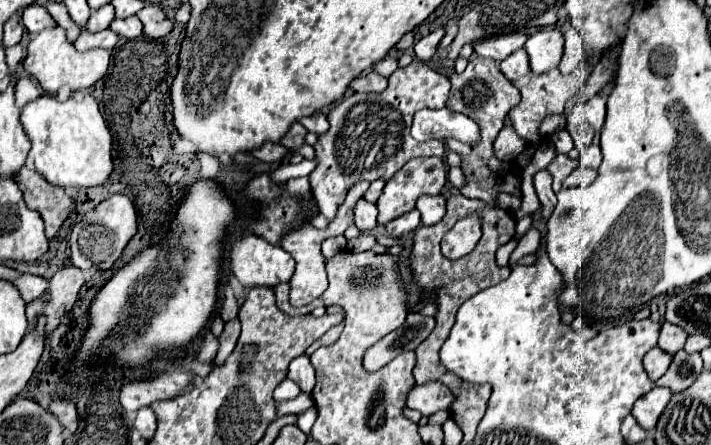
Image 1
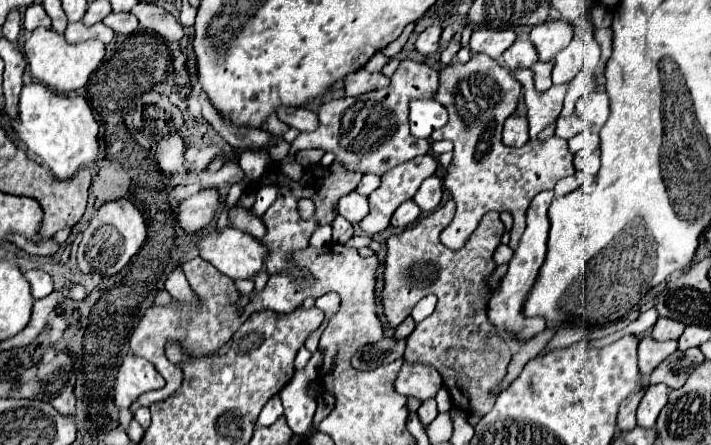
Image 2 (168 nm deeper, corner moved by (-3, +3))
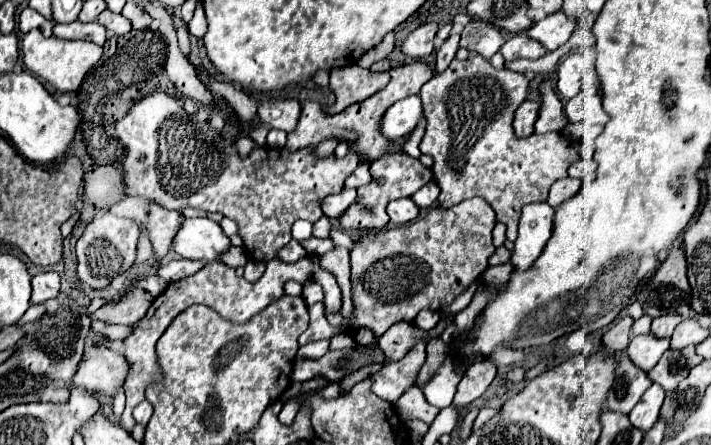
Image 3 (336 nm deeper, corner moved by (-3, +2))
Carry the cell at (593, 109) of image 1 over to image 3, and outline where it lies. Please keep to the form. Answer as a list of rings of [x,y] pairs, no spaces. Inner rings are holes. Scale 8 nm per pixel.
[[[583,88],[577,96],[573,96],[565,106],[565,114],[571,122],[591,122],[591,124],[609,122],[609,116],[601,106],[601,96],[595,88]]]

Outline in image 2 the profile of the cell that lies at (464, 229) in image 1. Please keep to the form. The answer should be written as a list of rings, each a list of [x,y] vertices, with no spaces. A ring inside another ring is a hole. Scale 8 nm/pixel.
[[[483,53],[473,55],[467,63],[453,61],[447,65],[439,73],[439,89],[433,99],[447,109],[449,121],[433,131],[431,139],[449,139],[455,145],[443,185],[451,193],[457,213],[451,225],[441,233],[441,243],[455,251],[463,247],[487,211],[509,211],[513,215],[509,247],[517,247],[531,199],[545,189],[553,189],[559,179],[575,173],[573,153],[569,151],[567,141],[553,135],[545,141],[529,140],[521,148],[503,145],[501,129],[505,119],[519,105],[521,83],[509,73],[509,69]]]

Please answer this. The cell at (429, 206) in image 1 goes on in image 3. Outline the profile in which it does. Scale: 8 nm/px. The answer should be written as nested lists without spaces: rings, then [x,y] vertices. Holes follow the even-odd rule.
[[[431,180],[431,182],[425,184],[423,188],[419,188],[411,198],[413,198],[413,202],[415,202],[419,208],[429,208],[429,206],[435,204],[437,198],[439,198],[439,186]]]

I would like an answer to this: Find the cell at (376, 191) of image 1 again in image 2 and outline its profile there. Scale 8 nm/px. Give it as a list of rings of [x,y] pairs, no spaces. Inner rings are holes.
[[[369,173],[369,175],[363,175],[363,179],[359,181],[359,185],[357,185],[355,191],[367,197],[367,195],[371,195],[371,191],[375,191],[375,187],[379,187],[379,183],[381,183],[381,177]]]

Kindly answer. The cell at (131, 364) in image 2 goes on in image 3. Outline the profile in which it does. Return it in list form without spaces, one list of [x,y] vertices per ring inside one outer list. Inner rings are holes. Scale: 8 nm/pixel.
[[[93,346],[85,352],[73,384],[83,384],[93,392],[101,392],[113,398],[123,388],[129,368],[131,364],[127,364],[127,358],[123,354],[103,346]]]

